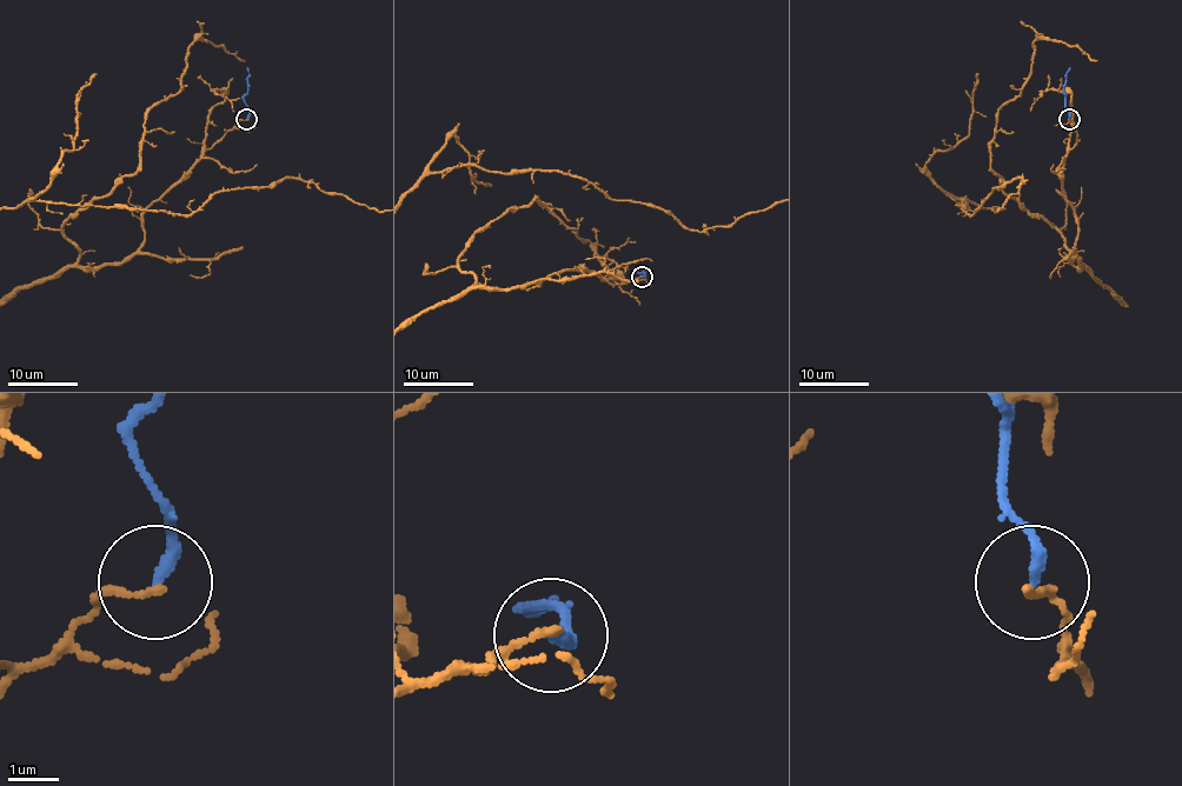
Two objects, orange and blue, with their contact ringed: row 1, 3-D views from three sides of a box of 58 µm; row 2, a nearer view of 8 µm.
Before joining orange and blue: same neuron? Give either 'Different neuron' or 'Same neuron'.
Different neuron

